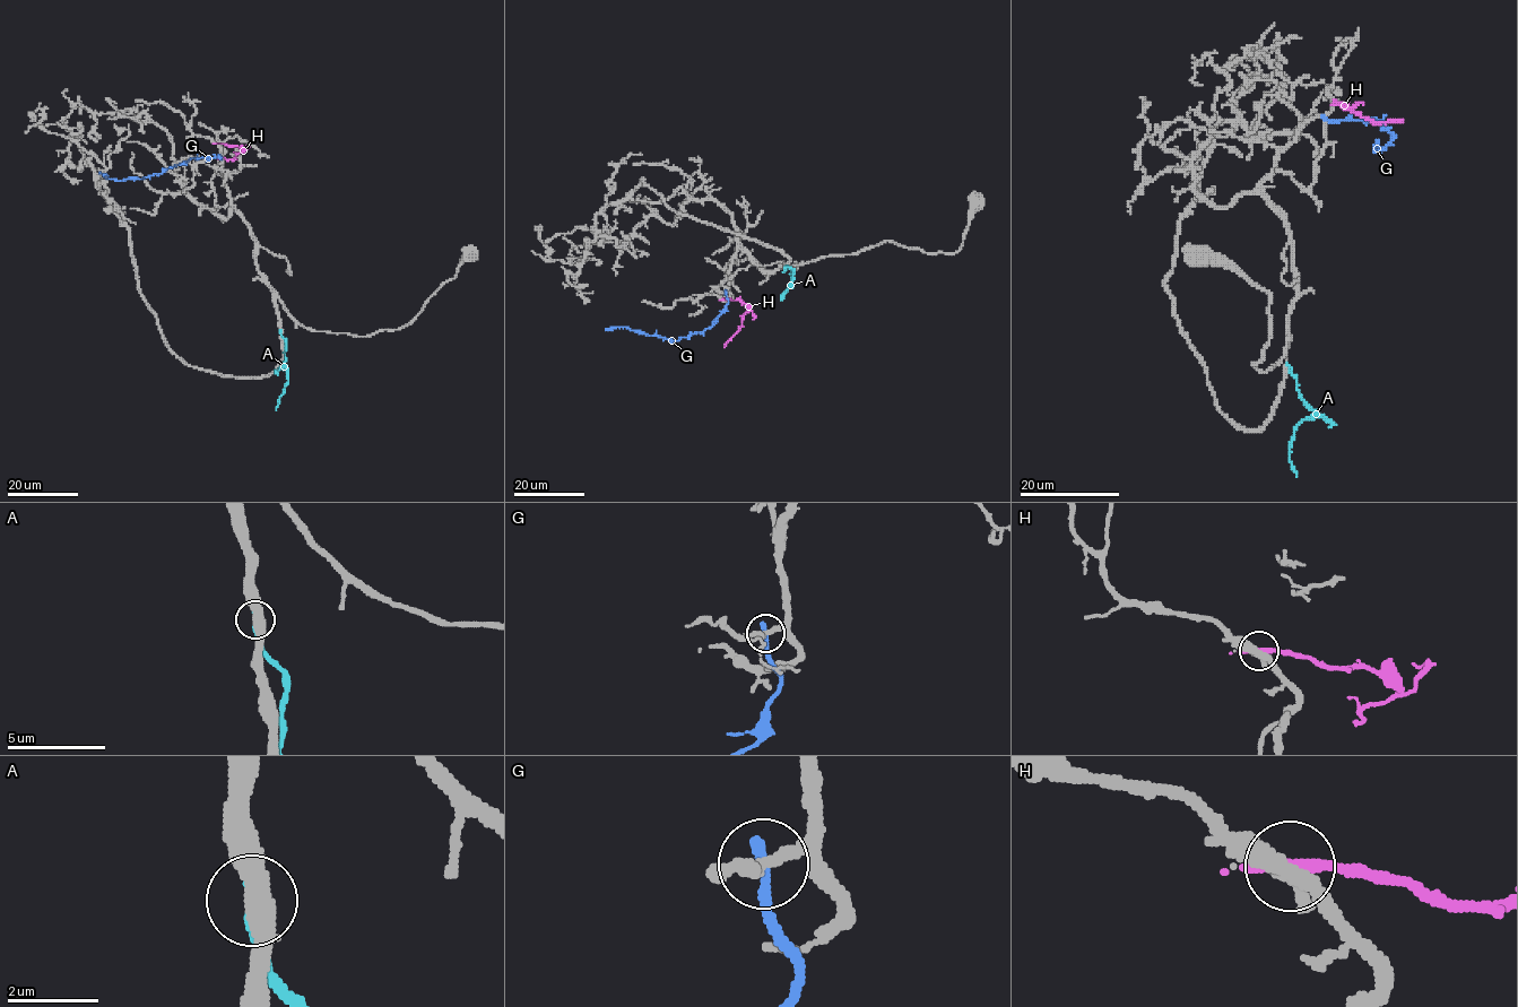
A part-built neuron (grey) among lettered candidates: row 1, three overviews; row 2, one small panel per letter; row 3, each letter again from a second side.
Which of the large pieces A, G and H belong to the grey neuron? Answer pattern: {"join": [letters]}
{"join": []}

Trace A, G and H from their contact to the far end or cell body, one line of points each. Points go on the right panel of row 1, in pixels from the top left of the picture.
A: (1287, 363), (1295, 378), (1298, 396), (1315, 414), (1306, 417), (1293, 434), (1290, 461), (1297, 476)
G: (1324, 119), (1381, 120), (1393, 133), (1385, 148), (1373, 153), (1379, 139)
H: (1335, 100), (1349, 110), (1379, 122), (1402, 120)

